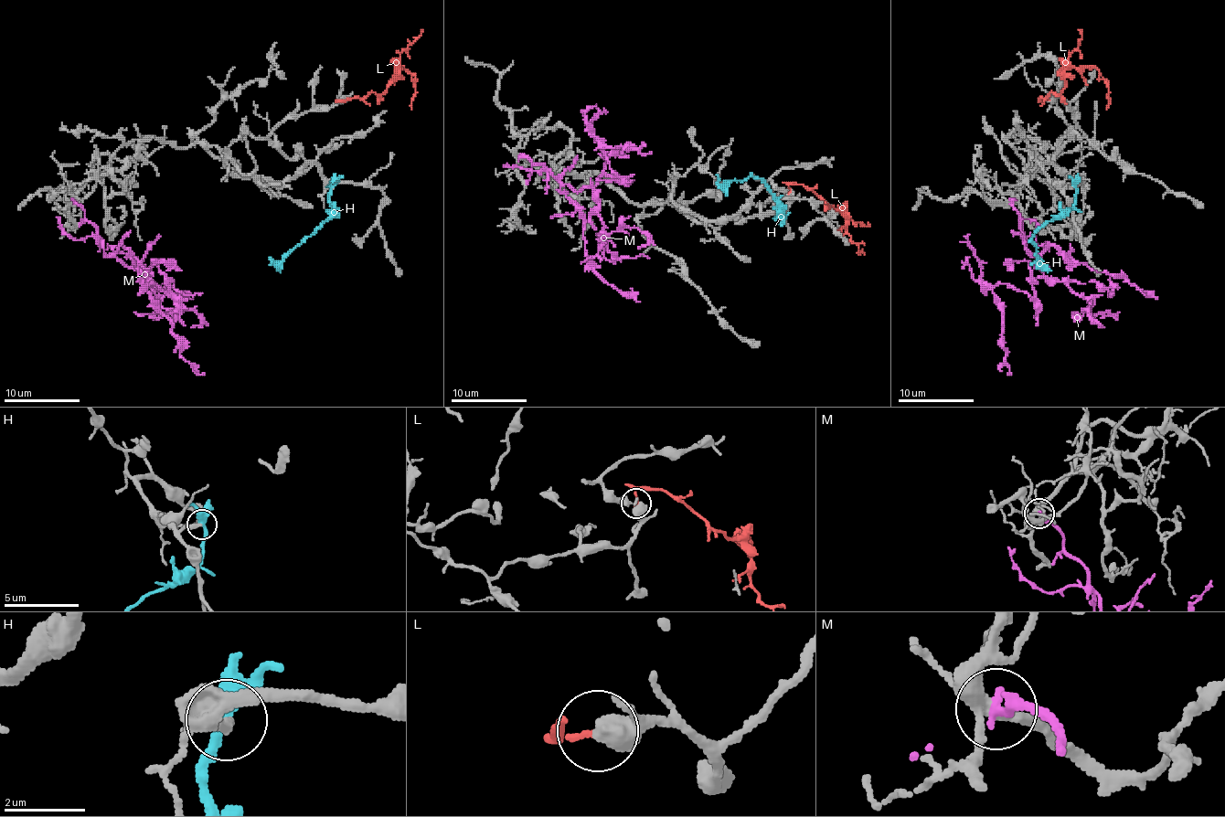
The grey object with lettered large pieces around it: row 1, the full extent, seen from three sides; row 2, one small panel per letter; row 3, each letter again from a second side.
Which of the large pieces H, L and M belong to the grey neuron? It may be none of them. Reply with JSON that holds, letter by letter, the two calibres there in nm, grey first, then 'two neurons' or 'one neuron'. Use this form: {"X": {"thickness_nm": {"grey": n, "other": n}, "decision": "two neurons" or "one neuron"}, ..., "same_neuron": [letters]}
{"H": {"thickness_nm": {"grey": 280, "other": 380}, "decision": "two neurons"}, "L": {"thickness_nm": {"grey": 600, "other": 90}, "decision": "two neurons"}, "M": {"thickness_nm": {"grey": 320, "other": 320}, "decision": "two neurons"}, "same_neuron": []}

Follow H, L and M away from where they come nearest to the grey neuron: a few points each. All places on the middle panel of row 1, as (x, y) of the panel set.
H: (781, 218), (776, 218), (778, 214), (771, 189), (760, 178), (748, 176), (727, 184), (718, 182), (716, 175)
L: (788, 192), (790, 184), (803, 184), (834, 208), (841, 208), (846, 233), (862, 252), (858, 250)
M: (520, 157), (543, 164), (579, 192), (594, 185), (603, 175), (619, 178), (594, 136), (615, 148), (651, 152)

